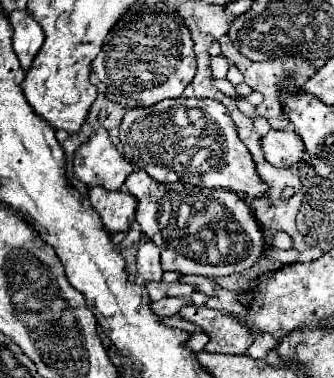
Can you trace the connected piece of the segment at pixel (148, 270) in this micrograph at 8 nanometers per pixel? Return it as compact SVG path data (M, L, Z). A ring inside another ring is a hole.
M141 234L141 240L137 244L137 272L141 280L155 280L161 282L163 268L159 264L159 248L153 242L143 242L147 236Z

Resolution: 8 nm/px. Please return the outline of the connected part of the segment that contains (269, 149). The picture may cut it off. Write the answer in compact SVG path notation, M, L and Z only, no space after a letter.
M271 130L261 138L261 146L265 152L265 160L279 168L299 164L305 152L301 138L291 130Z

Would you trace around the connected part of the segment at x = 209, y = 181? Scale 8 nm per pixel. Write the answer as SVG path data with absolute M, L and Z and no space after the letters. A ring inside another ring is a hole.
M207 98L161 100L149 108L129 110L119 126L125 158L157 182L185 182L193 186L225 188L243 198L265 196L251 152L237 136L237 126L225 106Z

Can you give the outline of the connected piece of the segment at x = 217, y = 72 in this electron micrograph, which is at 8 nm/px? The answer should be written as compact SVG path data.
M218 55L211 57L211 68L213 76L222 79L226 77L229 66L223 57Z

